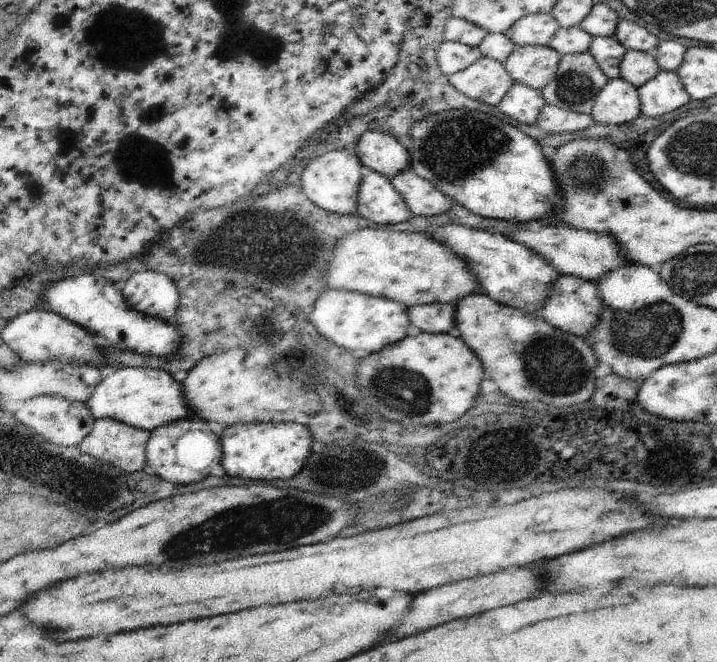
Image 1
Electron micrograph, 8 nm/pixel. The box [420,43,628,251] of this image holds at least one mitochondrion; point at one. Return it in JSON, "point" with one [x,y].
{"point":[586,172]}

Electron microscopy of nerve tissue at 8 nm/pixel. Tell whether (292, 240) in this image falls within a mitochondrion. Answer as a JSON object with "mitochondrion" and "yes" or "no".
{"mitochondrion":"yes"}

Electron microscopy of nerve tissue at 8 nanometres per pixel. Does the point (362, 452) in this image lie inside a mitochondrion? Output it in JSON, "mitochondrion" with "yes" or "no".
{"mitochondrion":"no"}

